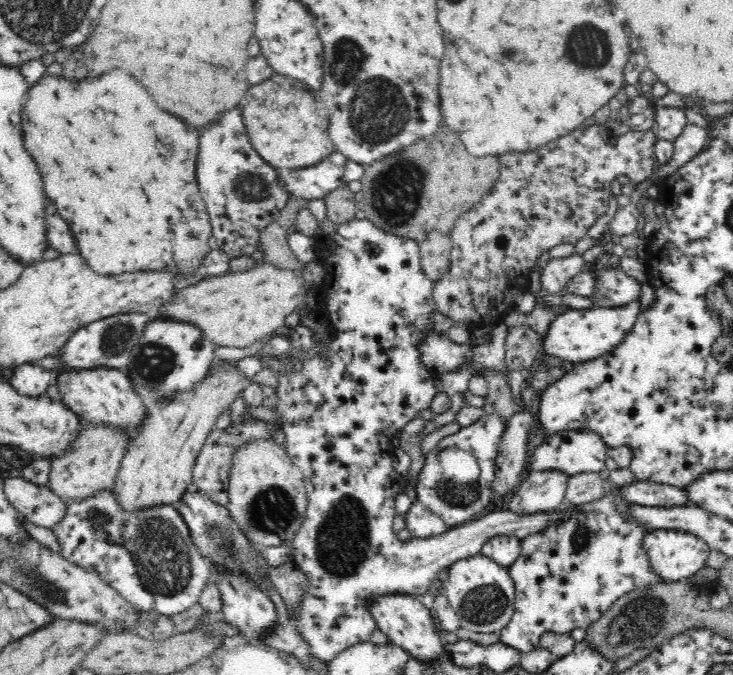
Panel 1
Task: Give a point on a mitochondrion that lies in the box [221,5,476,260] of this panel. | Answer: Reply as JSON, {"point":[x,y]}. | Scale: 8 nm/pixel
{"point":[378,109]}

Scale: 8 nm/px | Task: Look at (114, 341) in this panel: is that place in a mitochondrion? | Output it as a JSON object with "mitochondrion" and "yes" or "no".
{"mitochondrion":"yes"}

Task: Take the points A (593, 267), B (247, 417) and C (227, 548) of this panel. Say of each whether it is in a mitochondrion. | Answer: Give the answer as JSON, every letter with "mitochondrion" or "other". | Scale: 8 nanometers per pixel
{"A":"other","B":"other","C":"mitochondrion"}

